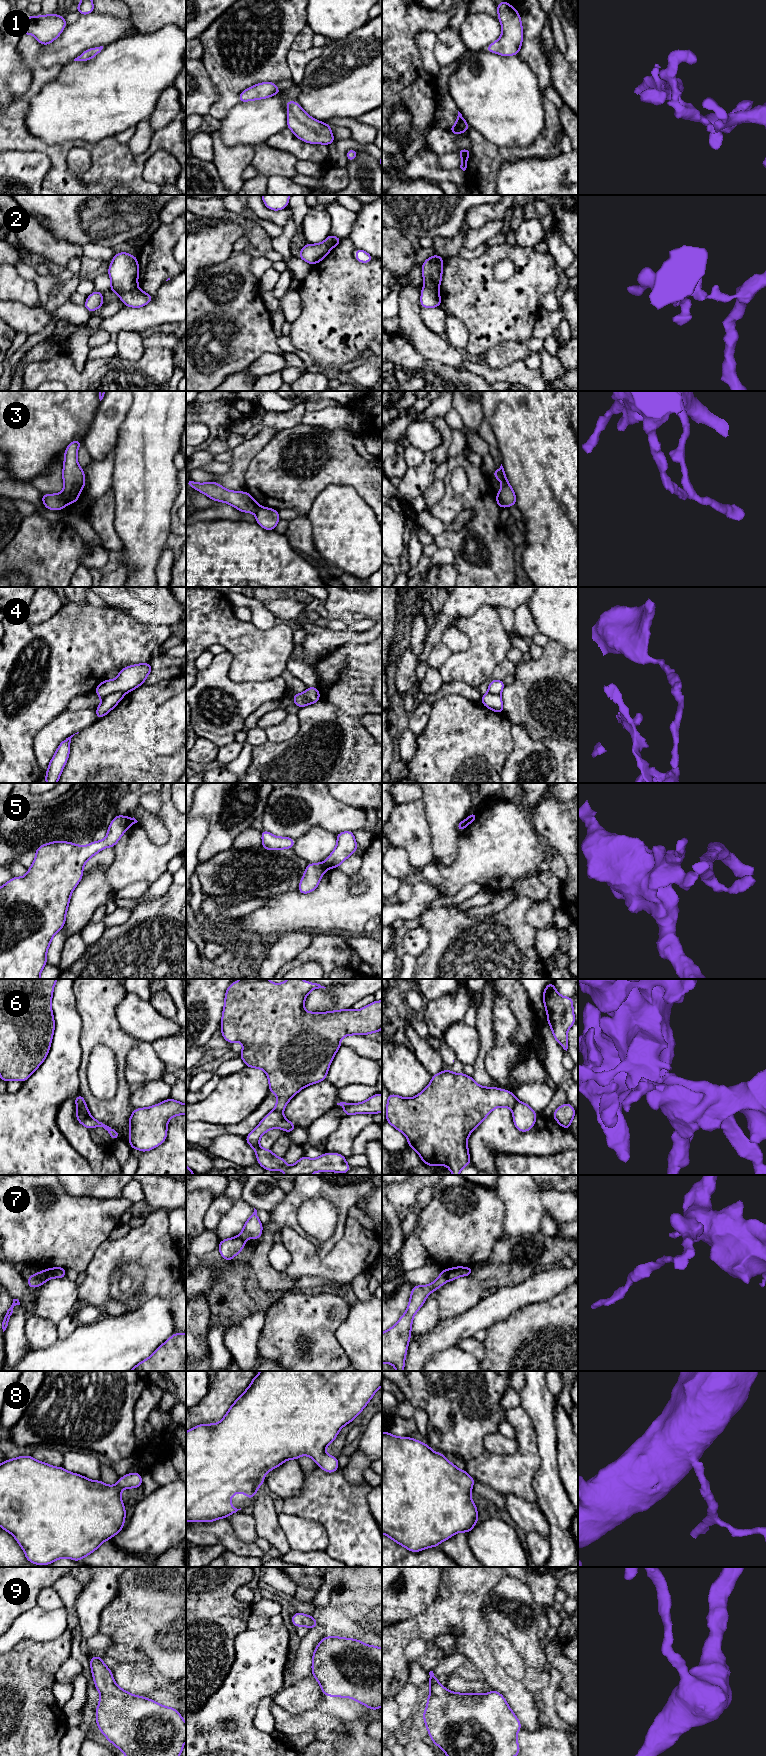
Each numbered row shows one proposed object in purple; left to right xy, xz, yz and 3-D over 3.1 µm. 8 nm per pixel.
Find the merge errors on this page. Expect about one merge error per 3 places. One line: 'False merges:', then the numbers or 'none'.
False merges: 2, 3, 4, 5, 7

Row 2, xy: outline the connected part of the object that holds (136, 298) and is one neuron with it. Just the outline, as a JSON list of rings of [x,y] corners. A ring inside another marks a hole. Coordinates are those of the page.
[[[135,288],[127,293],[121,294],[119,299],[123,301],[125,306],[139,308],[150,303],[153,300],[153,296],[145,293],[139,288]]]

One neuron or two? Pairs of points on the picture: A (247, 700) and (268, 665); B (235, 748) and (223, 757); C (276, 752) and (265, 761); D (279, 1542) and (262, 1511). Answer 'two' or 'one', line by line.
A: two
B: one
C: one
D: one

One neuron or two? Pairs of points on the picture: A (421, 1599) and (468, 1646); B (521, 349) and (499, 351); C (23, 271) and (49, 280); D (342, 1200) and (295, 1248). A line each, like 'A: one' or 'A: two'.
A: two
B: one
C: one
D: two

